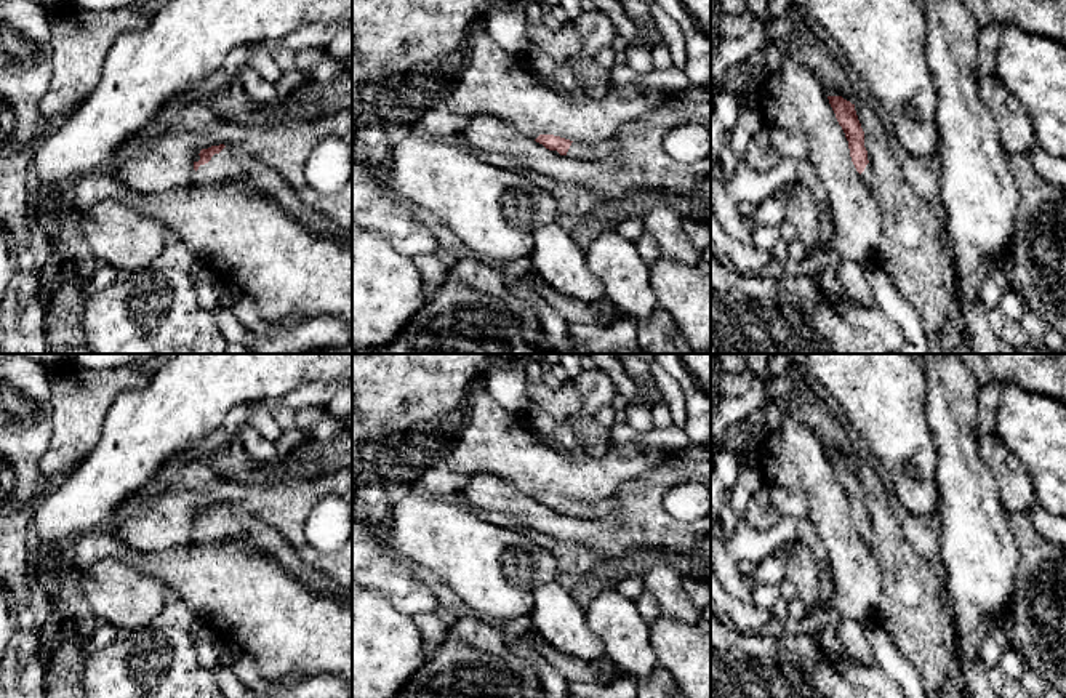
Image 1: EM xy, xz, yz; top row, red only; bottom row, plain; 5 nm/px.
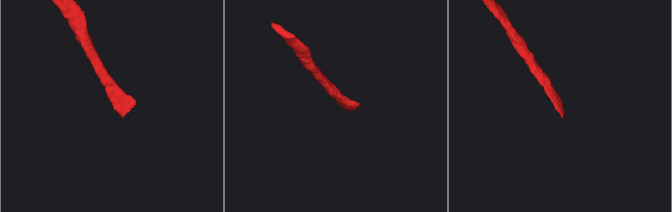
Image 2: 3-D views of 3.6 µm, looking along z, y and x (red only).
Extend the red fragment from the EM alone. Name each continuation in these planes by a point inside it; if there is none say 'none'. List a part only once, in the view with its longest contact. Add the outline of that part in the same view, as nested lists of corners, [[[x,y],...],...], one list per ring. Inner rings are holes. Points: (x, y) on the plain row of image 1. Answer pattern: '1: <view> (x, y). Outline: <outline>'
1: xy (232, 522). Outline: [[[226,504],[211,519],[192,528],[198,543],[226,543],[245,540],[256,551],[269,556],[287,573],[303,580],[311,589],[339,600],[352,600],[352,594],[338,588],[323,573],[306,565],[285,536],[238,504]]]

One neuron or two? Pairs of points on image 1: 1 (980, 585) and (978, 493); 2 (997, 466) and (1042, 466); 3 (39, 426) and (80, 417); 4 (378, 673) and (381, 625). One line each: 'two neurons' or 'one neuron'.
1: one neuron
2: two neurons
3: two neurons
4: one neuron

